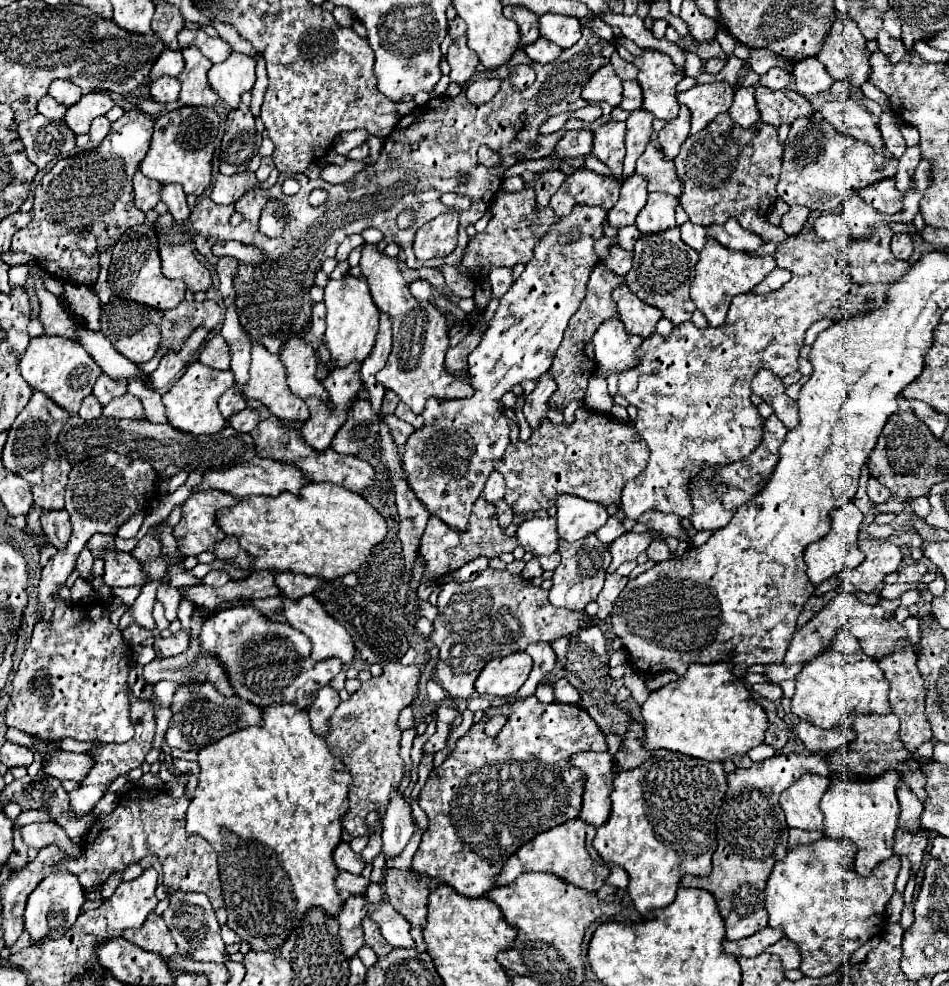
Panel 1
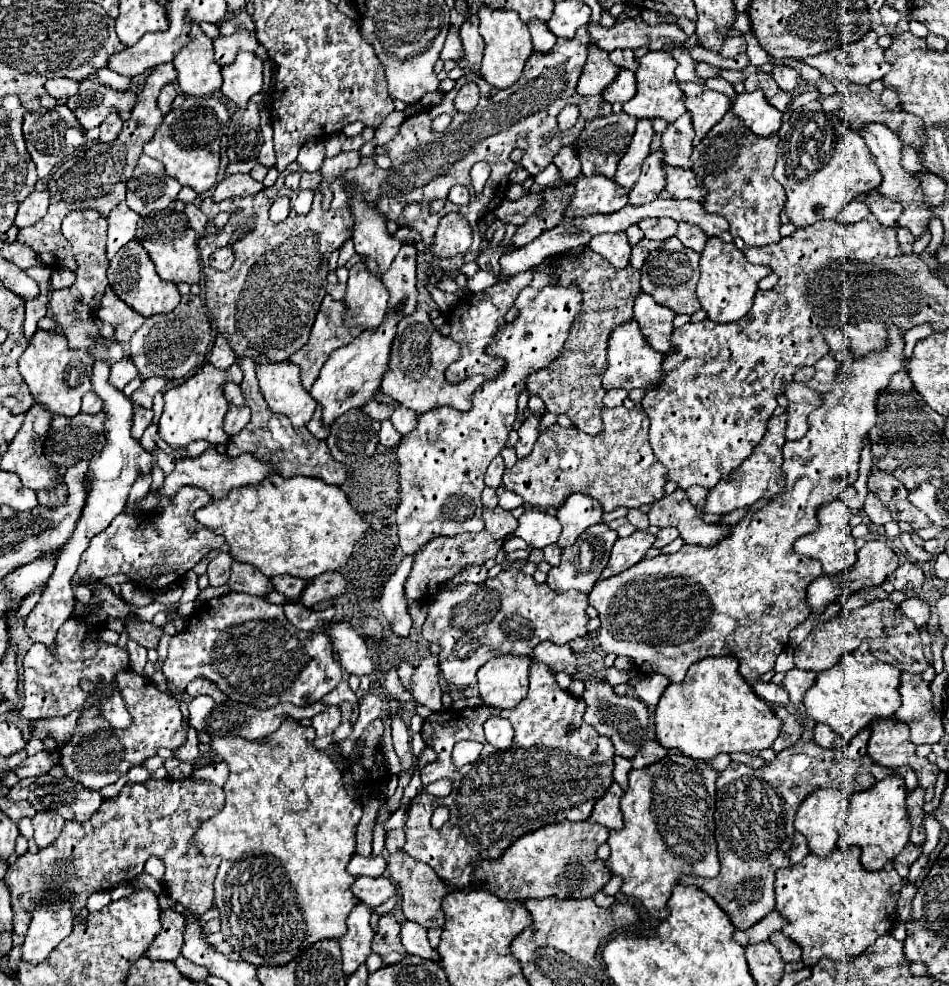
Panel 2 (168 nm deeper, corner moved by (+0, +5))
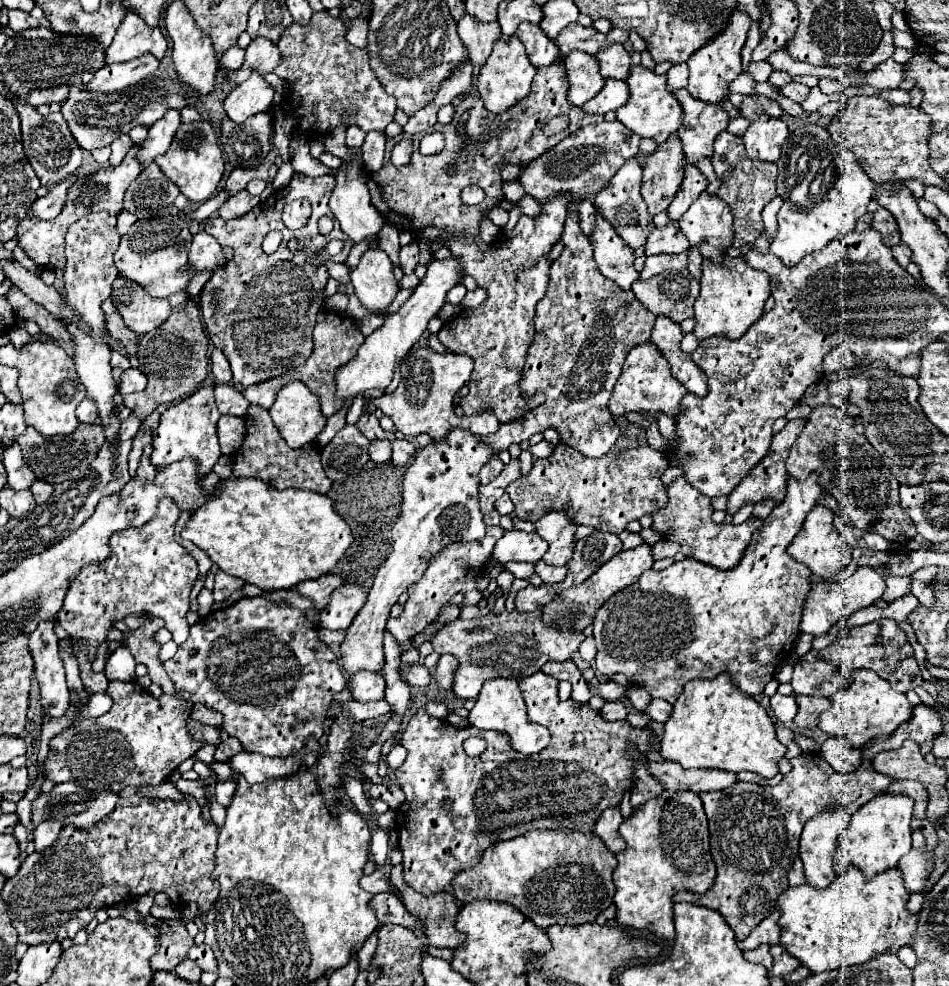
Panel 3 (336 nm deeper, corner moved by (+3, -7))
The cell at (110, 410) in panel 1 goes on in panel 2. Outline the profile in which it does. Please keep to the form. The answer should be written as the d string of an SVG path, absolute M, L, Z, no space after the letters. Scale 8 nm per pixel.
M136 407L134 409L134 423L132 423L132 437L136 441L142 439L146 427L152 423L152 417L154 417L154 411L152 409L140 409Z

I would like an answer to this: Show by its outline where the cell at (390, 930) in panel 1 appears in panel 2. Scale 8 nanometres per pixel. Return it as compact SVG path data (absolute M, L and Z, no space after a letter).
M412 921L402 923L402 943L410 955L418 955L418 957L430 959L430 961L440 961L438 951L432 949L428 943L426 929L418 923L412 923Z

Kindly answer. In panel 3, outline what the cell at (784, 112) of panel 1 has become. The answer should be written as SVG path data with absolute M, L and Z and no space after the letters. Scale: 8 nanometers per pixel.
M747 95L741 103L741 115L749 121L755 121L759 113L765 113L769 117L781 117L783 109L775 99L769 99L765 95Z

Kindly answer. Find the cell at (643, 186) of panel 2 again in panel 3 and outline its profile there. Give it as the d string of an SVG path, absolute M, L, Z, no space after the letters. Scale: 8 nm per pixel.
M677 133L661 143L655 153L647 155L643 165L641 195L651 215L665 211L673 201L683 179L683 157L685 153Z

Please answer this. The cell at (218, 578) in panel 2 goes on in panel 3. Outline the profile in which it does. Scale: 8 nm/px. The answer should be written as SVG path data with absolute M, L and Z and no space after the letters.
M217 571L217 573L215 573L213 597L215 597L215 601L223 601L223 599L227 599L235 589L239 589L239 587L243 587L243 585L245 585L243 579L237 579L237 577L231 577L231 575L223 573L223 571Z

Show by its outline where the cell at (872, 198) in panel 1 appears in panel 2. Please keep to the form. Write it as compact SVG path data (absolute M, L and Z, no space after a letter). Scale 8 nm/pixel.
M876 189L870 191L870 195L866 195L864 199L870 207L870 211L876 215L876 219L884 225L884 227L896 227L898 217L902 215L902 207L898 207L898 203L890 203L882 193L878 193Z

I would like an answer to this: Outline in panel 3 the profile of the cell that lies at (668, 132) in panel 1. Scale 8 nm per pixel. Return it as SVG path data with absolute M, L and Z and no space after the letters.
M685 161L685 169L683 169L683 183L679 185L679 191L675 195L675 199L671 201L669 217L675 221L679 219L687 207L697 199L699 193L703 193L707 187L707 179L699 173L699 169L695 165L691 165L689 161Z

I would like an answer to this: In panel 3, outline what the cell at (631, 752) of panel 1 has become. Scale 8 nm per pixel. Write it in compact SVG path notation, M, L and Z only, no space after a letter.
M653 761L649 763L647 771L667 789L691 789L691 791L717 791L727 789L737 781L735 773L719 771L719 769L683 769L679 763L673 761Z

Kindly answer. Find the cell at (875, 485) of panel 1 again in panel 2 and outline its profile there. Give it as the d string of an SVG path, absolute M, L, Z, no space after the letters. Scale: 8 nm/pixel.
M868 493L866 501L864 501L864 513L866 513L868 521L874 525L886 525L888 521L892 521L888 509L880 503L880 499L874 493Z

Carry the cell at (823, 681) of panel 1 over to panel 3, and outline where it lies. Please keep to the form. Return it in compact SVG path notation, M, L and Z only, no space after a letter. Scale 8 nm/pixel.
M859 669L853 671L847 687L831 697L831 707L817 717L817 727L827 735L837 735L847 739L855 749L863 747L873 737L891 735L901 723L907 723L913 715L913 705L903 693L891 689L891 685L881 679L875 671Z

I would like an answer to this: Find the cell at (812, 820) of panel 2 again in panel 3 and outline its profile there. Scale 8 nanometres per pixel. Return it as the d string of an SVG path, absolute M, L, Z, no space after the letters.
M831 809L811 817L801 833L799 855L805 865L807 883L813 887L827 887L837 875L833 869L833 855L837 851L837 837L849 825L851 815L845 809Z

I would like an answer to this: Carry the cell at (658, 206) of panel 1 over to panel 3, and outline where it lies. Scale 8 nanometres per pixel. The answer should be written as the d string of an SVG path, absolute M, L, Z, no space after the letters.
M669 223L665 227L655 229L645 243L645 255L657 255L657 253L683 253L691 245L687 237L679 231L677 223Z

